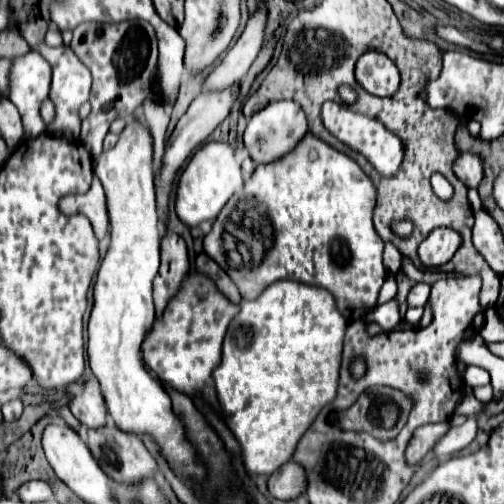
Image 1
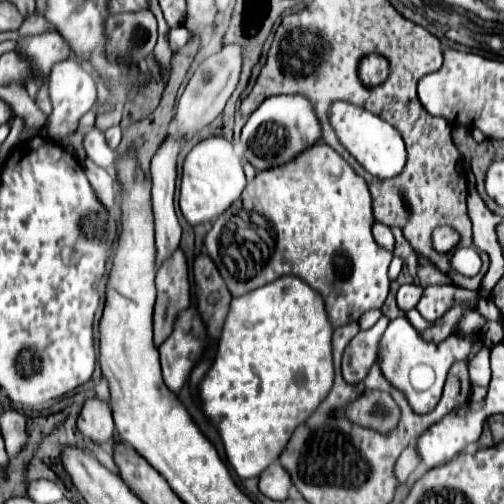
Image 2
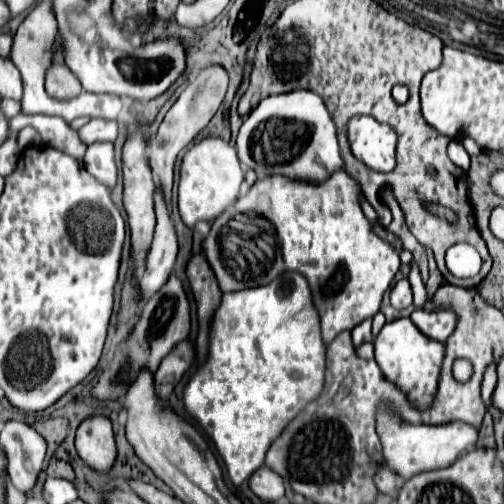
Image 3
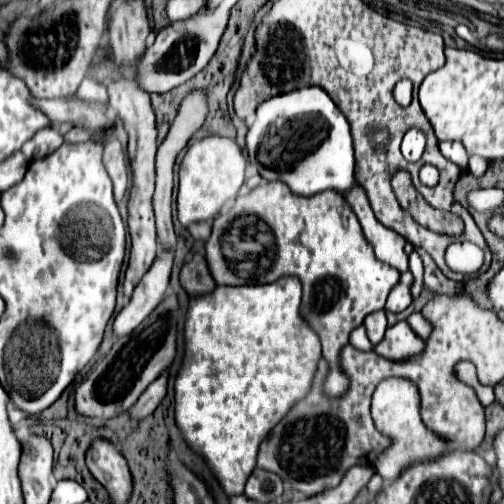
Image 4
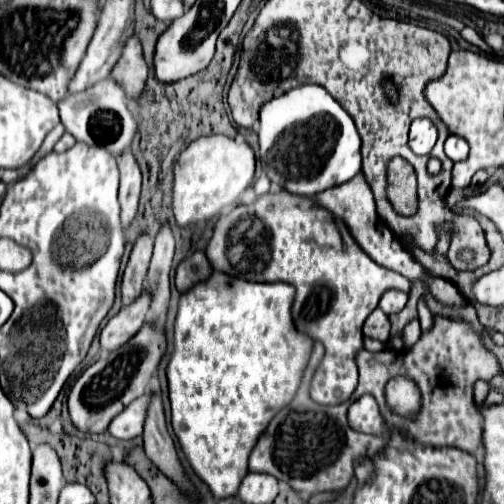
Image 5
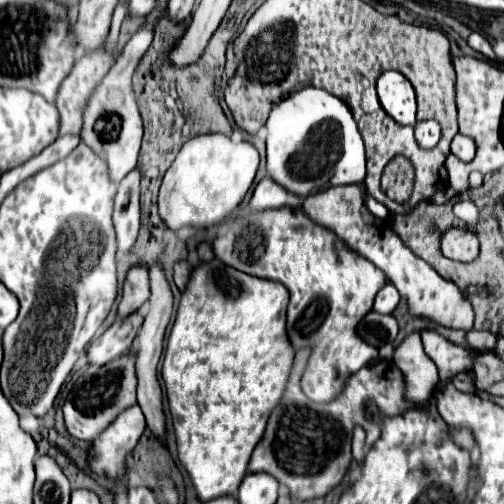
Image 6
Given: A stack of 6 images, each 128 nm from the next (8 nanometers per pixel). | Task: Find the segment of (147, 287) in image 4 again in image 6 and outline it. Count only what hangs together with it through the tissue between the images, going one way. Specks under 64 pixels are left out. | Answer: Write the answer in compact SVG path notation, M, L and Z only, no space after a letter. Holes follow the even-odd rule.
M132 312L130 316L116 320L98 340L94 338L88 348L90 364L104 366L106 362L126 354L138 334L138 328L142 326L142 320L144 316L140 312Z

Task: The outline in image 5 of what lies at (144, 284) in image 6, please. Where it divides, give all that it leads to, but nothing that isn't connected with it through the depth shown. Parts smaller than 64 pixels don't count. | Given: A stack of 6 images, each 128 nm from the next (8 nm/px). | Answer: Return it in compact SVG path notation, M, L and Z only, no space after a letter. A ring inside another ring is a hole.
M142 234L130 254L130 260L126 264L124 276L122 276L122 304L130 304L136 296L140 296L144 292L144 278L148 272L148 264L152 258L152 244L154 240L146 234Z

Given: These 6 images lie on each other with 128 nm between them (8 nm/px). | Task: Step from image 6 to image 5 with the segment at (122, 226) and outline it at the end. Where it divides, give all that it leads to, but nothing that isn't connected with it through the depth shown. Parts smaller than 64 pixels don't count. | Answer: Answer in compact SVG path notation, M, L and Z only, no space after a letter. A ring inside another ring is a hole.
M124 152L124 156L118 156L116 162L118 162L118 170L120 170L118 200L122 206L122 226L126 228L134 220L136 210L138 210L142 174L140 174L140 168L138 168L132 152Z

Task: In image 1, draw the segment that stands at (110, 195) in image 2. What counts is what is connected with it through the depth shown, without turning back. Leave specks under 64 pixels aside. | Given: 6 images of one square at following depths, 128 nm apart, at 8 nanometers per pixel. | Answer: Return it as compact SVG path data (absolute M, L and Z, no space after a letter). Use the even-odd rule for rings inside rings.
M94 178L90 190L86 194L80 196L64 196L58 202L60 212L64 214L84 214L90 218L92 228L94 228L94 236L100 244L100 252L104 254L104 250L108 248L108 212L106 212L106 196L104 196L104 188L98 182L98 178Z

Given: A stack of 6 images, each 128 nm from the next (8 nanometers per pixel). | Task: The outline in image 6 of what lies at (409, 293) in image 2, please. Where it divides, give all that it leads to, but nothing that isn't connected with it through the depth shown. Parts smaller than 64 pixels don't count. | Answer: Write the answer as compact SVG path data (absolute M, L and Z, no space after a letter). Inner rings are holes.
M388 284L378 292L378 296L374 300L374 310L380 314L392 314L394 308L398 306L398 302L400 302L400 294L398 294L396 286Z

